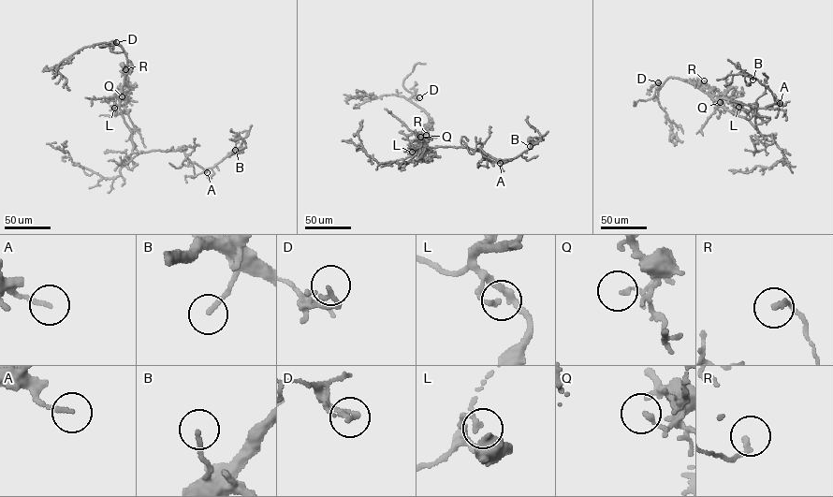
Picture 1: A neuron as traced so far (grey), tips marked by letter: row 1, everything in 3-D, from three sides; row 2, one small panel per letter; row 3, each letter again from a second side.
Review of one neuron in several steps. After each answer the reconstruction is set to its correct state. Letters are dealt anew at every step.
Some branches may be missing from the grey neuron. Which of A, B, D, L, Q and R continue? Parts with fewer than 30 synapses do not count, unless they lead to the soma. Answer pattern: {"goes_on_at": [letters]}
{"goes_on_at": []}

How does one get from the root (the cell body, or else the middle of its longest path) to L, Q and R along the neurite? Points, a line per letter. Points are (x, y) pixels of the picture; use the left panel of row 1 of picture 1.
L: (127, 126), (120, 109), (118, 95), (121, 92), (126, 102), (114, 108)
Q: (127, 126), (120, 109), (119, 92), (122, 96)
R: (127, 126), (118, 96), (125, 69)

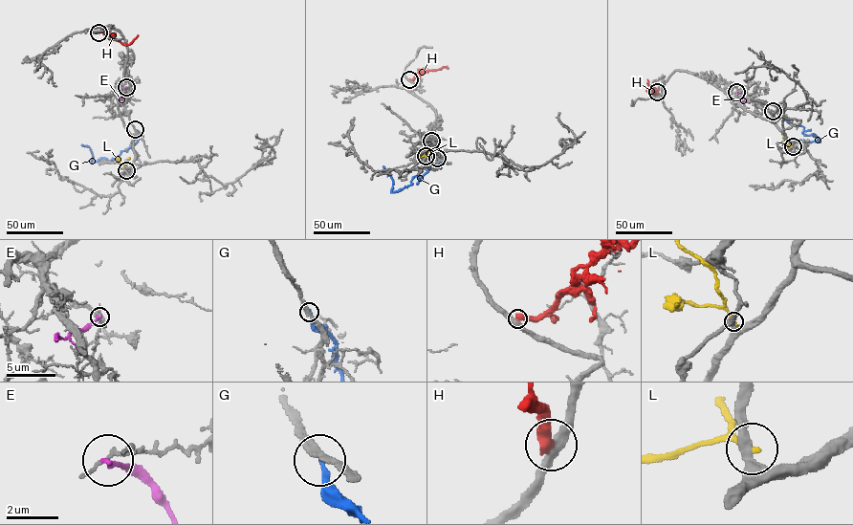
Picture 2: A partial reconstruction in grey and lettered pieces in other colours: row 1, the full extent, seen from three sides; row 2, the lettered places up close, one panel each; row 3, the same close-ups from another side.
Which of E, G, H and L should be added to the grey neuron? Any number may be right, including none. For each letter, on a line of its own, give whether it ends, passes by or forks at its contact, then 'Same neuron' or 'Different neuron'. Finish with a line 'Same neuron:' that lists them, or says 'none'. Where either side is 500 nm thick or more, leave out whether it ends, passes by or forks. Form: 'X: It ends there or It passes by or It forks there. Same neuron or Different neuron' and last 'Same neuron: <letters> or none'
E: It ends there. Different neuron
G: It ends there. Different neuron
H: It ends there. Different neuron
L: It ends there. Different neuron
Same neuron: none

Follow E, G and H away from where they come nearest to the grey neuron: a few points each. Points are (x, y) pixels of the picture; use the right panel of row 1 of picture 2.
E: (736, 92), (744, 101), (748, 98)
G: (773, 111), (778, 111), (787, 121), (802, 126), (803, 134), (815, 135), (820, 141), (797, 140), (789, 145)
H: (657, 92), (653, 93), (647, 79)

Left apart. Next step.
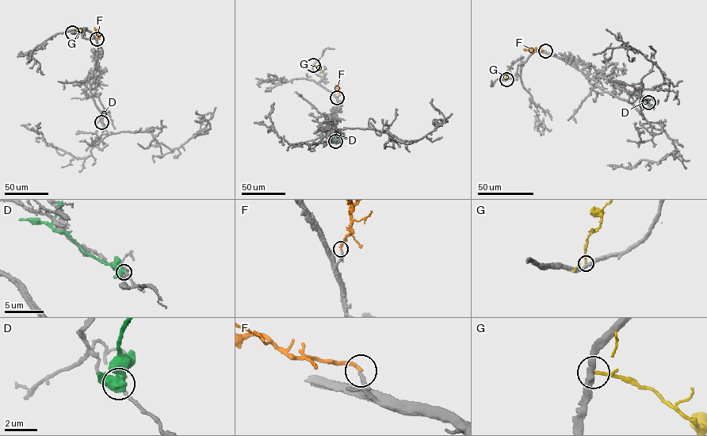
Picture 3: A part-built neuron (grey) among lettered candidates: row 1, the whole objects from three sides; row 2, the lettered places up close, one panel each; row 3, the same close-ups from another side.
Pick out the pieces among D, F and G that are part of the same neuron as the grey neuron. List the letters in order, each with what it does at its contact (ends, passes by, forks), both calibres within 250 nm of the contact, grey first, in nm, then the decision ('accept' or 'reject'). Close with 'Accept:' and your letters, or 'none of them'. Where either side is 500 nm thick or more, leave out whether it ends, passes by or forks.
D: 190 nm thick on the grey side, 750 nm on the other; reject
F: it ends there; 200 nm thick on the grey side, 240 nm on the other; accept
G: it ends there; 320 nm thick on the grey side, 190 nm on the other; reject
Accept: F

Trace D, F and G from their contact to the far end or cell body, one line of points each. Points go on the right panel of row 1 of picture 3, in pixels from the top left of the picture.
D: (648, 102), (633, 95)
F: (545, 51), (524, 49)
G: (506, 79), (510, 67)

